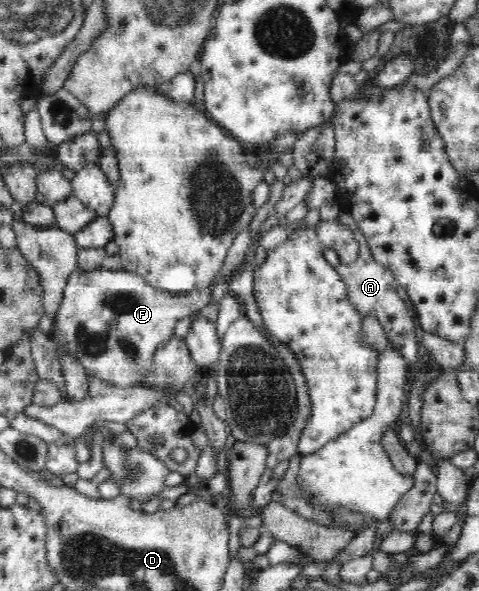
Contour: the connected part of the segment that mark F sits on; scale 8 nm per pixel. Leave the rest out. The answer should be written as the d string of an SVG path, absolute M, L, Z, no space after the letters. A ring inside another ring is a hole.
M251 226L234 238L218 278L211 285L189 293L164 292L153 288L143 277L125 269L73 271L67 278L63 298L52 320L51 339L54 349L66 350L68 355L84 366L88 376L96 376L113 386L137 386L151 367L155 350L174 336L177 322L209 304L219 282L229 280L253 242Z

